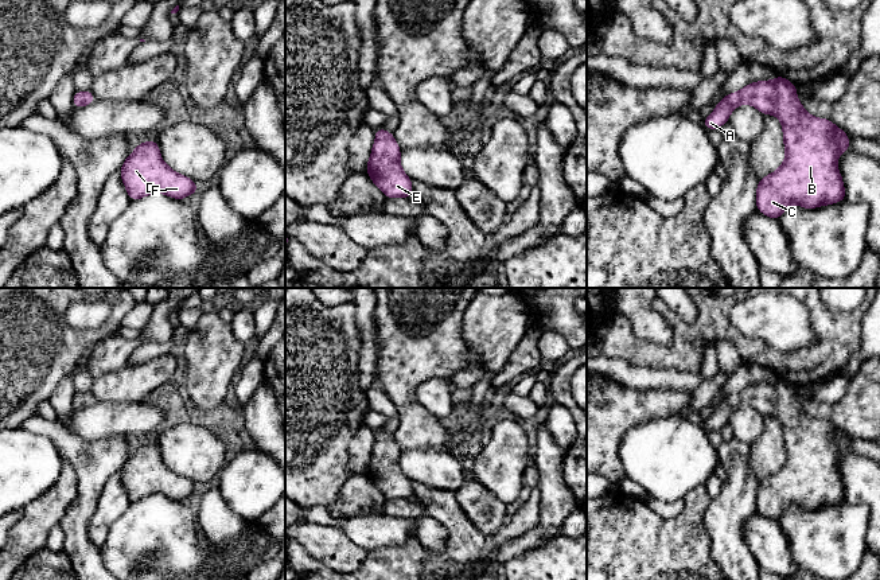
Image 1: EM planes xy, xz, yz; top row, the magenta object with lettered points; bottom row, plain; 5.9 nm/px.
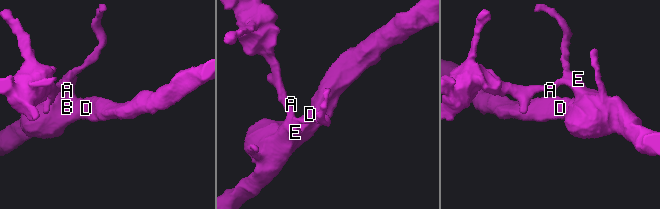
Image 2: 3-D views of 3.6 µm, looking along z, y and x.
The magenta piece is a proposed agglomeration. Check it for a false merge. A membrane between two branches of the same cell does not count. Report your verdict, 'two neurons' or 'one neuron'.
one neuron

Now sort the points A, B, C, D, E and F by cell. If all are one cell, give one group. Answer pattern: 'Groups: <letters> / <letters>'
Groups: A B C D E F

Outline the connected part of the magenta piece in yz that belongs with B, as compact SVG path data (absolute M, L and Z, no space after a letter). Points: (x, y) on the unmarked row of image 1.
M776 377L774 382L759 382L744 388L737 394L721 400L706 421L706 431L719 431L728 424L729 416L740 405L749 405L763 416L775 416L783 429L784 463L772 475L759 482L756 509L768 519L776 521L793 505L803 510L815 510L846 501L842 478L837 471L838 458L850 451L848 436L830 421L810 417L797 401L797 389L789 381Z

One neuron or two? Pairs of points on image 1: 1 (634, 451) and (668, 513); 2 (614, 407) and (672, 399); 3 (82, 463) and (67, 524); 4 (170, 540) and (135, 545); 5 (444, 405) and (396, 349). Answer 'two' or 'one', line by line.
1: two
2: one
3: one
4: one
5: two

